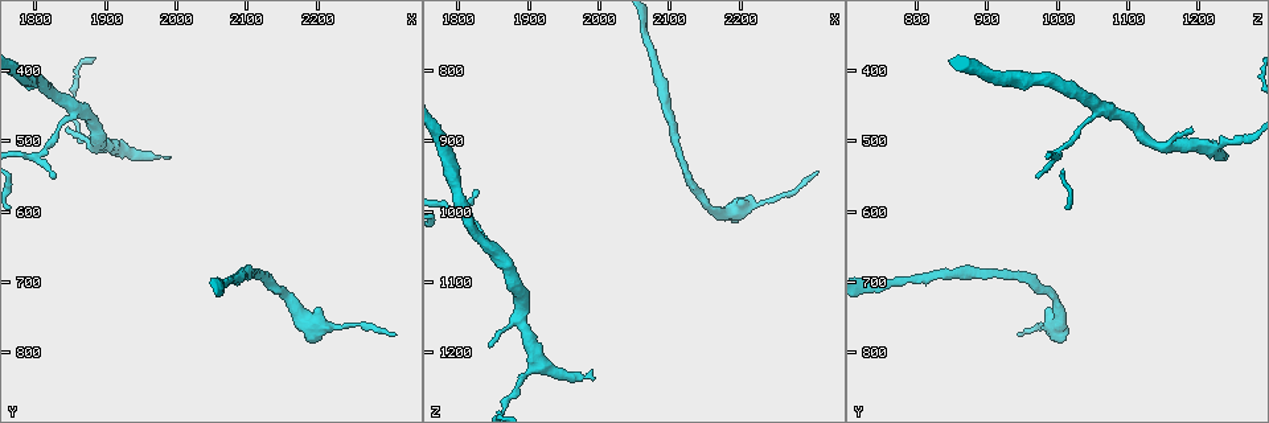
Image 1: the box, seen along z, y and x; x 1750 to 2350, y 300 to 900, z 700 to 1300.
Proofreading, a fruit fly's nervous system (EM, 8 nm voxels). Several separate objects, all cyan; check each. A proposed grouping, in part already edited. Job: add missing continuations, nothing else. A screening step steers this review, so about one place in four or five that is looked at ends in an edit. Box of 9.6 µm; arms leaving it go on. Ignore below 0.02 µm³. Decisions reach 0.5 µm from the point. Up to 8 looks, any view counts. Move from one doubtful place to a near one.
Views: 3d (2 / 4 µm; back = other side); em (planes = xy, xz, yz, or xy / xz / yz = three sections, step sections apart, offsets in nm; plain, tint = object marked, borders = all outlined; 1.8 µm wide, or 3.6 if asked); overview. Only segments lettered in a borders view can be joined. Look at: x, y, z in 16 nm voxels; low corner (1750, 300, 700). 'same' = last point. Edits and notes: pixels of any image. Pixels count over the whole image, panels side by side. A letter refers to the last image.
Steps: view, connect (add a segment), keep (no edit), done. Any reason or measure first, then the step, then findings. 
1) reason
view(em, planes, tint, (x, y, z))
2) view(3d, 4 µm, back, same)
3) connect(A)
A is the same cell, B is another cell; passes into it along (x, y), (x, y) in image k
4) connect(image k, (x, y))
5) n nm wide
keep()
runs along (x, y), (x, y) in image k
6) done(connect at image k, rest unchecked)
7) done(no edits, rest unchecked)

free end
view(em, xy, step 16, tint, (1990, 525, 1235))

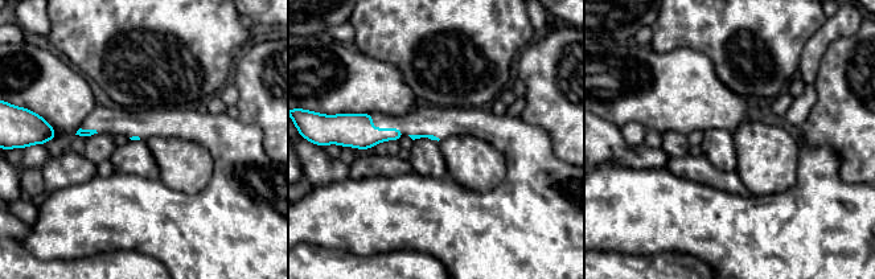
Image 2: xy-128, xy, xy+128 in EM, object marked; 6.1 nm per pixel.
cut it another way
view(em, planes, borders, same)

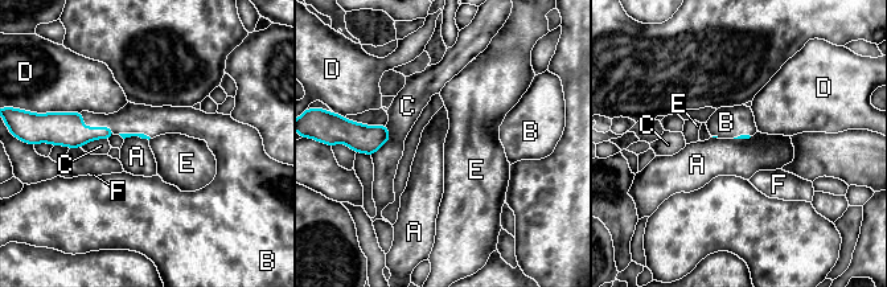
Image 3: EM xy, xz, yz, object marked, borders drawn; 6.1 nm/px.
connect(B)
B is the same cell, A, C, D, E and F are other cells; passes into it along (58, 128), (94, 127), (132, 118) in image 3; it goes on there

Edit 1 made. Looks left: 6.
branch stops here
view(3d, 2 µm, back, (1845, 480, 1190))

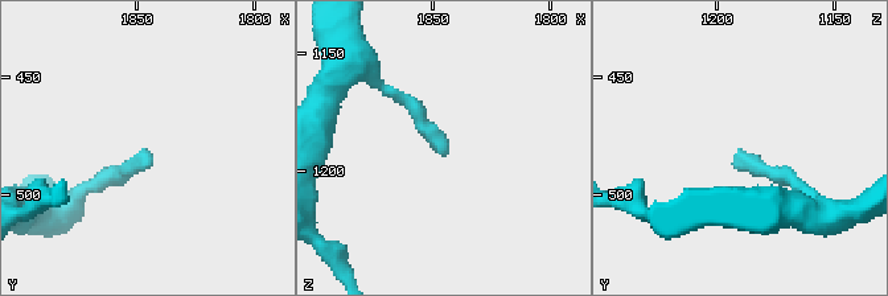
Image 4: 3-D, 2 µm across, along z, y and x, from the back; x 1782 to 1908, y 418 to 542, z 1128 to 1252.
view(em, planes, borders, (1844, 482, 1190))

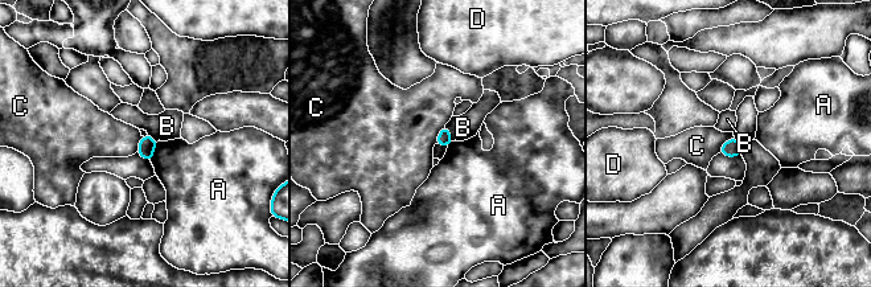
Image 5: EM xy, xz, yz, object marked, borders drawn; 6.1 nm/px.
keep()
A, B, C and D are other cells; border along (734, 136), (718, 152) in image 5; none of them fits

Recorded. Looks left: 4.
thick turns thin
view(3d, 2 µm, (2180, 750, 1005))

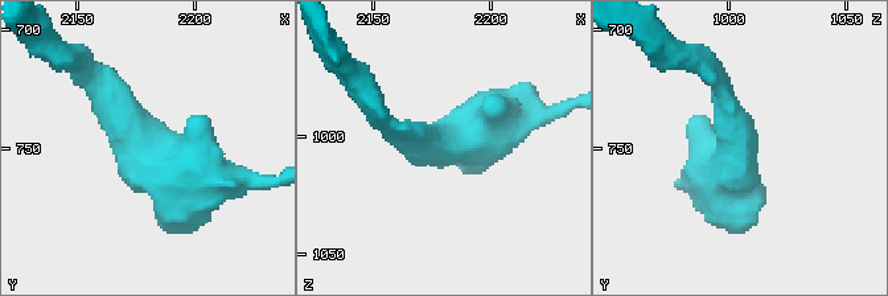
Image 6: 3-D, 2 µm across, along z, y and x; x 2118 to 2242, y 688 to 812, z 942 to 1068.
arms of 170, 180 nm
view(em, xz, step 8, tint, (2178, 750, 1005))

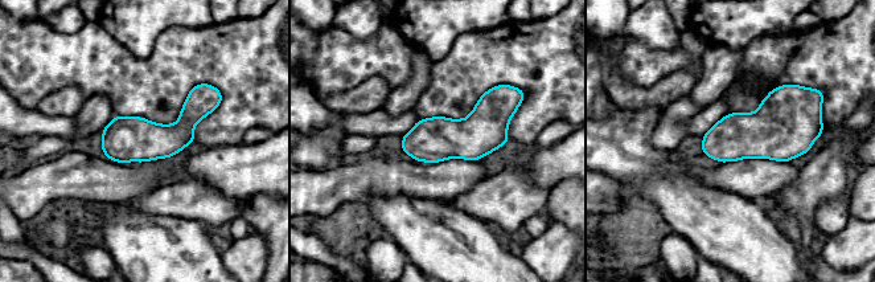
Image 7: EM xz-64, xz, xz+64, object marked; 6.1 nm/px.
view(em, xy, step 16, borders, same)

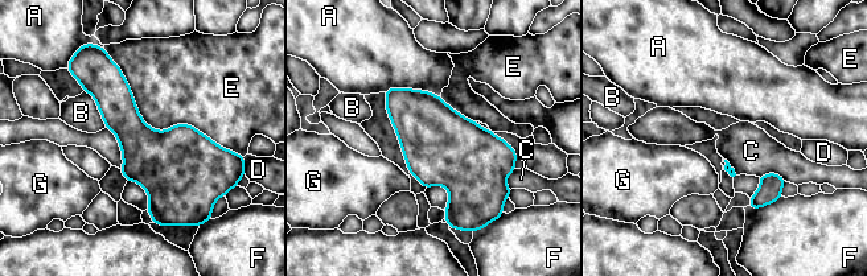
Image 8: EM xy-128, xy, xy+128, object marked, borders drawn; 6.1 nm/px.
E touches over 950 nm
keep()
A, B, C, D, E, F and G are other cells; border along (759, 176), (779, 173), (785, 180) in image 8; no lettered segment goes on from it

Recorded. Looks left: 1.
done(connect at image 3, rest unchecked)

